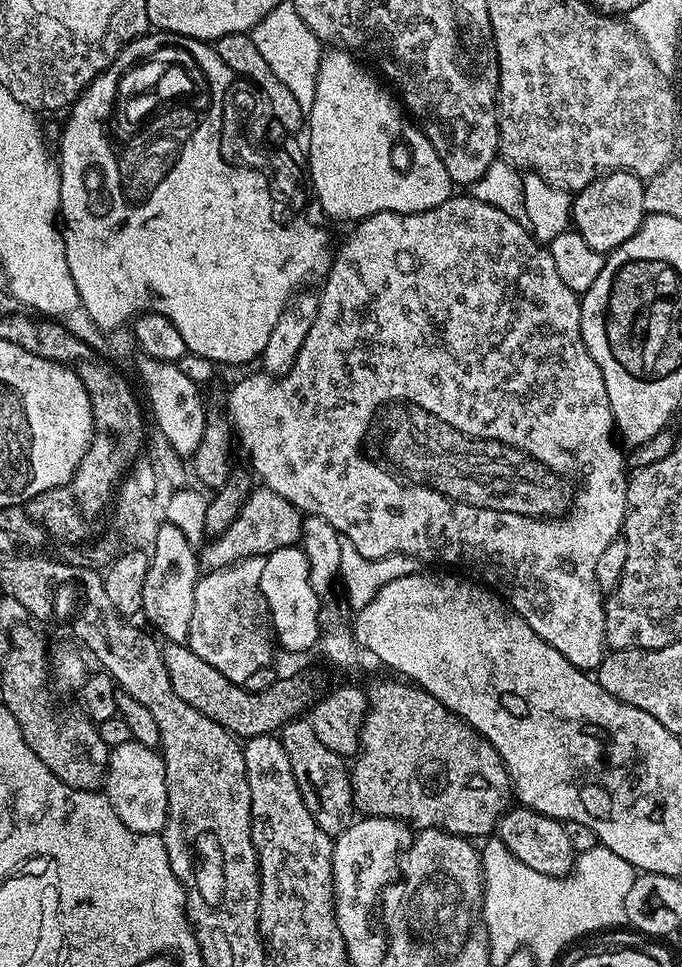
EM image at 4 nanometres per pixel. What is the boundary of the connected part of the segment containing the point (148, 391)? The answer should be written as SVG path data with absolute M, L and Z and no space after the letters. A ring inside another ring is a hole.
M141 355L139 359L136 368L140 371L140 380L144 383L145 394L148 395L148 408L156 419L155 427L165 434L167 442L172 444L180 458L192 458L202 442L206 421L204 400L200 397L201 385L182 374L176 362L146 355Z

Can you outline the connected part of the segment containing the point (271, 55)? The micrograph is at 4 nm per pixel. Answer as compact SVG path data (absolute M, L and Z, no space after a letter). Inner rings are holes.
M290 2L274 6L274 10L270 10L270 14L262 18L262 22L253 26L250 35L254 46L258 46L262 58L266 58L270 70L274 70L278 82L290 86L294 98L298 98L298 106L302 106L305 110L311 108L320 69L322 42L314 34L314 30L310 30L306 22L302 22L298 10L294 10Z

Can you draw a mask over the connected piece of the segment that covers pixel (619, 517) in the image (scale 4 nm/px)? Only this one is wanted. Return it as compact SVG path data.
M453 194L453 196L451 196L451 198L449 198L449 200L447 200L447 201L446 201L446 202L442 202L442 206L434 206L434 207L433 207L433 208L431 208L431 209L430 209L430 210L426 210L426 211L425 211L425 212L415 212L415 213L414 213L414 214L410 214L410 215L409 215L409 216L403 216L403 215L402 215L402 213L401 213L401 212L379 212L379 213L378 213L378 214L374 214L374 215L373 215L373 216L368 216L368 217L366 217L366 218L365 218L365 220L361 220L361 221L359 221L359 223L357 223L357 224L356 224L356 225L355 225L355 227L353 227L353 228L356 228L356 229L354 229L354 230L353 230L353 232L352 232L352 233L350 233L350 234L349 234L349 236L348 236L348 237L346 237L346 238L345 238L345 240L344 240L344 245L342 245L342 246L341 246L341 248L340 248L340 249L338 249L338 250L337 250L337 252L336 252L336 249L335 249L335 252L334 252L334 257L333 257L333 258L332 258L332 259L331 259L331 262L330 262L330 267L329 267L329 268L328 268L328 269L327 269L327 272L326 272L326 275L325 275L325 276L324 276L324 277L323 277L323 279L324 279L324 278L325 278L325 280L324 280L324 289L322 289L322 290L321 290L321 289L319 289L319 292L318 292L318 295L319 295L319 297L320 297L320 305L319 305L319 306L318 306L318 318L314 318L314 326L310 326L310 334L306 334L306 342L302 342L302 350L298 350L298 358L297 358L297 359L296 359L296 361L295 361L295 362L294 362L294 366L293 366L293 367L292 367L292 368L291 368L291 370L289 370L289 372L287 372L287 373L286 373L286 374L285 374L285 376L282 376L282 377L279 377L279 378L277 378L277 377L275 377L275 376L269 376L269 375L268 375L268 373L267 373L267 372L265 372L265 371L263 371L263 370L257 370L257 372L252 372L252 373L250 373L250 374L249 374L249 376L244 376L244 377L242 377L242 378L241 378L241 380L240 380L240 381L238 381L238 382L237 382L237 384L236 384L236 385L234 385L234 386L233 386L233 388L232 388L232 389L230 389L230 390L229 390L229 392L228 392L228 412L227 412L227 411L226 411L226 416L227 416L227 419L228 419L228 420L229 420L229 421L230 421L230 423L231 423L231 431L232 431L232 432L233 432L233 433L234 433L234 436L235 436L235 439L236 439L236 440L237 440L237 441L238 441L238 439L240 439L240 448L241 448L241 450L242 450L242 451L244 451L244 452L245 452L245 454L246 454L246 455L248 455L248 461L246 461L246 464L247 464L247 467L248 467L248 468L250 468L250 469L251 469L251 470L252 470L252 472L253 472L253 473L254 473L254 476L255 476L255 479L256 479L256 480L257 480L257 481L259 481L259 483L260 483L260 484L261 484L261 485L263 485L263 487L266 487L266 488L269 488L269 489L271 489L271 491L272 491L272 492L274 492L274 493L276 493L276 494L282 494L282 498L286 498L286 500L287 500L287 501L288 501L288 502L290 502L290 503L291 503L291 504L292 504L292 505L294 505L294 506L295 506L295 507L296 507L296 508L298 508L298 509L300 509L300 511L301 511L301 513L304 513L304 514L307 514L307 515L310 515L310 516L321 516L321 517L322 517L322 518L326 518L326 522L330 522L330 526L334 526L334 530L338 530L338 531L339 531L339 532L340 532L340 535L341 535L341 537L343 537L343 539L345 539L345 540L348 540L348 541L350 541L350 543L352 543L352 545L353 545L353 546L354 546L354 550L358 550L358 554L362 554L362 558L370 558L370 559L371 559L371 560L377 560L377 559L378 559L378 558L386 558L386 557L387 557L387 556L413 556L413 558L415 558L415 559L416 559L416 561L418 561L418 562L423 562L423 563L424 563L424 560L425 560L425 562L426 562L426 563L428 563L428 564L425 564L425 565L428 565L428 566L440 566L440 565L444 565L444 566L456 566L456 565L452 565L452 564L461 564L461 566L462 566L462 567L464 567L464 568L469 568L469 570L468 570L468 569L464 569L464 570L467 570L467 571L468 571L468 572L469 572L469 573L472 573L472 572L477 572L477 574L476 574L476 573L472 573L472 574L475 574L475 575L476 575L476 576L477 576L477 577L479 577L479 579L480 579L480 580L481 580L481 581L483 581L483 583L484 583L484 584L485 584L485 585L487 585L487 587L488 587L488 588L489 588L489 589L492 589L492 590L495 590L495 591L496 591L496 592L497 592L497 593L499 593L499 595L500 595L500 596L501 596L501 597L502 597L502 599L503 599L503 601L504 601L504 603L505 603L505 605L507 605L507 607L509 607L509 608L511 608L511 609L512 609L512 611L513 611L513 612L517 612L517 613L518 613L518 614L519 614L519 615L520 615L520 617L522 617L522 618L523 618L523 619L524 619L524 620L525 620L525 621L526 621L526 622L527 622L527 623L528 623L528 625L529 625L529 626L530 626L530 630L534 630L534 634L538 634L538 638L542 638L542 639L543 639L543 640L544 640L544 641L545 641L545 642L547 642L547 644L549 644L549 645L550 645L550 646L554 646L554 650L558 650L558 654L562 654L562 655L563 655L563 656L565 656L565 658L567 658L567 659L568 659L568 660L569 660L569 661L570 661L570 663L572 663L572 665L574 665L574 666L575 666L575 667L576 667L576 668L583 668L583 669L585 669L585 670L595 670L595 669L597 669L597 668L599 668L599 667L600 667L600 664L601 664L601 663L602 663L602 661L604 661L604 657L605 657L605 655L606 655L606 614L605 614L605 613L604 613L604 602L605 602L605 599L606 599L606 596L605 596L605 593L603 593L603 592L601 592L601 591L600 591L600 587L599 587L599 586L598 586L598 578L594 578L594 569L595 569L595 567L597 567L597 566L598 566L598 558L599 558L599 557L601 557L601 555L602 555L602 554L603 554L603 553L604 553L604 551L605 551L605 550L606 550L606 546L610 546L610 542L614 542L614 541L615 541L615 540L616 540L616 539L618 539L618 537L619 537L619 536L620 536L620 535L621 535L621 532L622 532L622 529L623 529L623 526L624 526L624 515L626 515L626 514L627 514L627 513L628 513L628 508L627 508L627 488L628 488L628 482L629 482L629 479L630 479L630 476L629 476L629 473L628 473L628 472L627 472L627 471L626 471L626 456L625 456L625 453L624 453L624 452L623 452L623 451L622 451L622 448L621 448L621 445L620 445L620 444L619 444L619 443L618 443L618 440L617 440L617 437L616 437L616 436L615 436L615 435L614 435L614 425L613 425L613 423L612 423L612 411L611 411L611 410L610 410L610 398L609 398L609 397L608 397L608 395L607 395L607 394L606 394L606 382L605 382L605 381L604 381L604 379L603 379L603 378L602 378L602 370L598 370L598 362L594 362L594 358L593 358L593 357L592 357L592 355L591 355L591 354L590 354L590 350L589 350L589 349L588 349L588 347L587 347L587 346L586 346L586 342L585 342L585 341L584 341L584 339L583 339L583 338L582 338L582 330L581 330L581 329L580 329L580 302L581 302L581 297L580 297L580 296L579 296L579 295L577 295L577 293L574 293L574 292L572 292L572 291L571 291L571 290L570 290L570 286L566 286L566 282L562 282L562 278L561 278L561 276L560 276L560 275L558 275L558 270L557 270L557 268L555 268L555 267L554 267L554 258L550 258L550 254L549 254L549 253L548 253L548 250L547 250L547 247L545 247L545 245L544 245L544 244L543 244L543 243L541 243L541 241L539 241L539 240L537 240L537 239L536 239L536 237L535 237L535 236L533 236L533 235L532 235L532 233L531 233L531 232L529 232L529 231L528 231L528 229L527 229L527 227L525 227L525 225L523 225L523 224L519 224L519 223L518 223L518 222L514 222L514 218L510 218L510 214L502 214L502 210L497 210L497 209L496 209L496 208L495 208L495 206L486 206L486 202L478 202L478 198L474 198L474 197L473 197L473 196L472 196L472 195L470 195L470 194L464 194L464 196L460 196L460 194Z

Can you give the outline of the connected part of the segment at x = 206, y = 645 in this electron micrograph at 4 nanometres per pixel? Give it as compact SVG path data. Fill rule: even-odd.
M251 556L225 568L205 571L194 590L188 648L235 684L244 685L254 670L262 670L273 663L274 633L270 627L268 603L260 589L263 565L264 557Z

